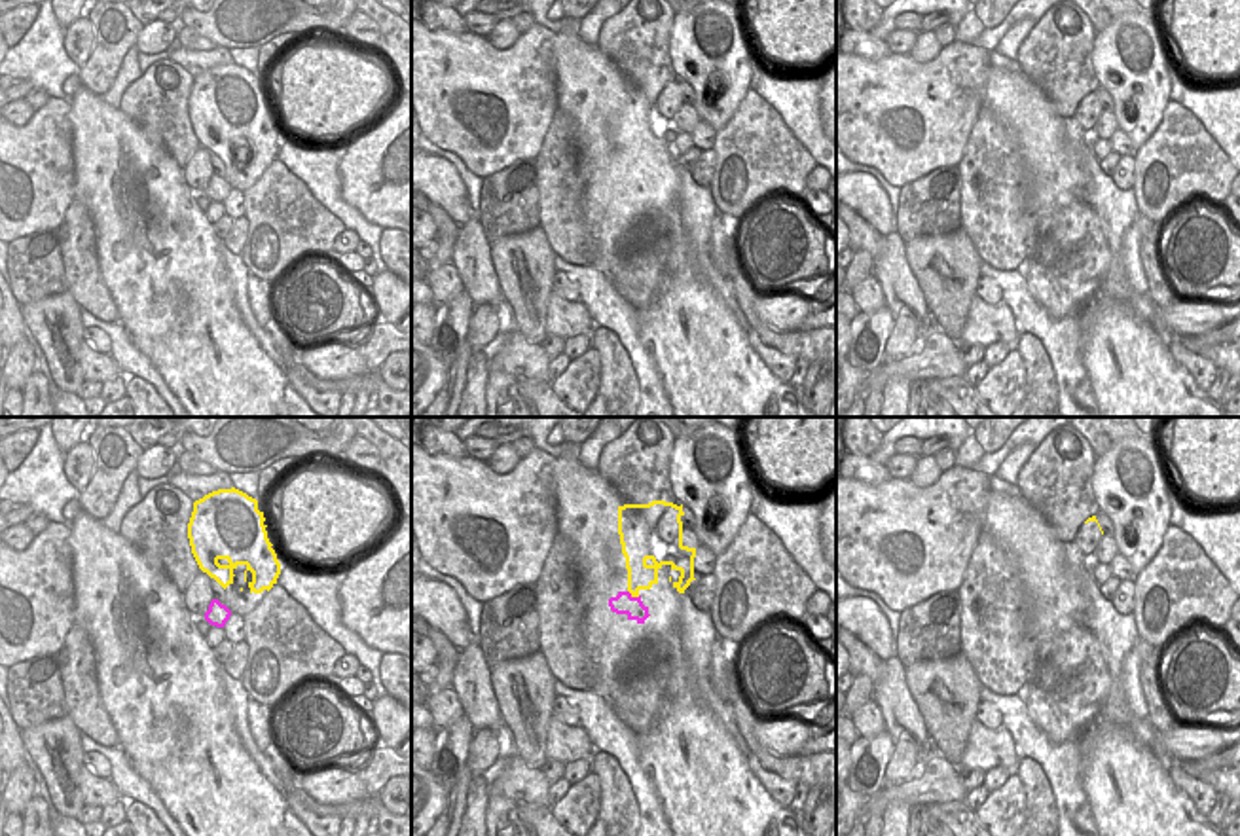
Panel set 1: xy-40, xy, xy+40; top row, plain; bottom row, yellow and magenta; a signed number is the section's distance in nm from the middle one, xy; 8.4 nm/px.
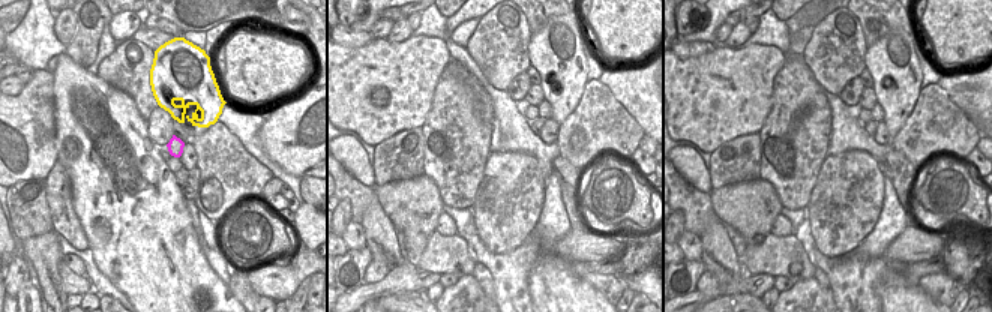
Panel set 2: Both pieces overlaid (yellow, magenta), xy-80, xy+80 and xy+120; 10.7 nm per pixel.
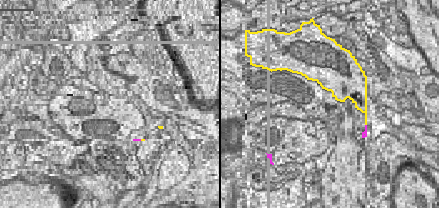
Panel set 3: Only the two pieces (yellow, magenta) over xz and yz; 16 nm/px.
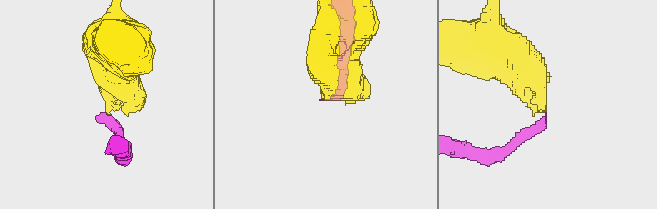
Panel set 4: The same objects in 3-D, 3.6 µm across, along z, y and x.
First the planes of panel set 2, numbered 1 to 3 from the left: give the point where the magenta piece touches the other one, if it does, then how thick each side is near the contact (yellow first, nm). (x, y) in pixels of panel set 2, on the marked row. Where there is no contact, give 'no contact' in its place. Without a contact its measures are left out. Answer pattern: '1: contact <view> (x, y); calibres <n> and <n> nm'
1: no contact
2: no contact
3: no contact

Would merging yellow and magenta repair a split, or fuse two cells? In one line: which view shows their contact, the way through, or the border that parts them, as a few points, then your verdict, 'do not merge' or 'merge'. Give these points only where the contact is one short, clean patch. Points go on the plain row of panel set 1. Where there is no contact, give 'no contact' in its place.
contact in xy; border xy (628, 165), (639, 171); do not merge

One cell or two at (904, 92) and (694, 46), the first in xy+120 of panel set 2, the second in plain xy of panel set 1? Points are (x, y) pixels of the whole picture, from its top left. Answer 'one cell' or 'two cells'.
one cell

